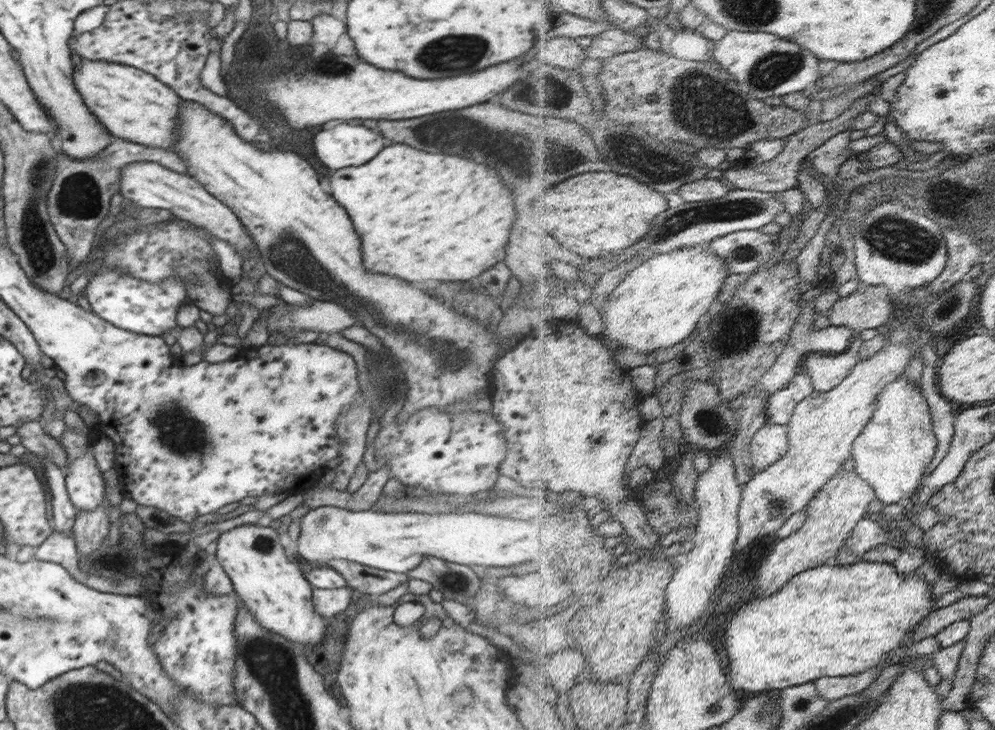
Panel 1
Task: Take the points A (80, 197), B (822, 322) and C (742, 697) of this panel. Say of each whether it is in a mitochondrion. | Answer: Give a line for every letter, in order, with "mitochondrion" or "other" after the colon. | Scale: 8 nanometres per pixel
A: mitochondrion
B: other
C: other

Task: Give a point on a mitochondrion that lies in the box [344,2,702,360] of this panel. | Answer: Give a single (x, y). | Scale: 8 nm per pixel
(443, 56)

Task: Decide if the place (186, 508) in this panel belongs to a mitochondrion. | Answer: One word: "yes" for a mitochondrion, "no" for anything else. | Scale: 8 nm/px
no

